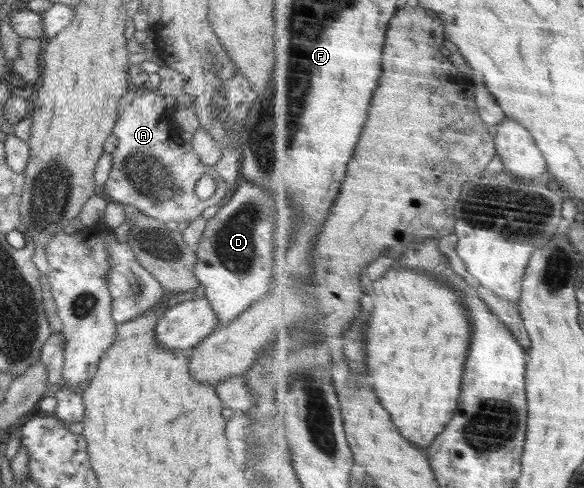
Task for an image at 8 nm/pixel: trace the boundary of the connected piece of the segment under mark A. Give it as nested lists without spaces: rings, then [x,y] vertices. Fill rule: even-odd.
[[[131,89],[122,97],[116,125],[113,129],[119,144],[112,153],[112,167],[109,178],[104,185],[104,196],[110,201],[122,203],[124,206],[133,205],[137,210],[145,213],[148,217],[152,217],[152,219],[164,223],[176,221],[180,225],[181,223],[185,225],[202,216],[206,208],[225,202],[231,191],[220,174],[214,169],[214,166],[203,164],[198,154],[193,150],[192,144],[184,140],[177,125],[174,125],[171,120],[172,113],[173,107],[166,102],[161,93],[155,91],[142,92]],[[204,174],[214,178],[216,190],[211,198],[202,200],[196,196],[194,187]]]

